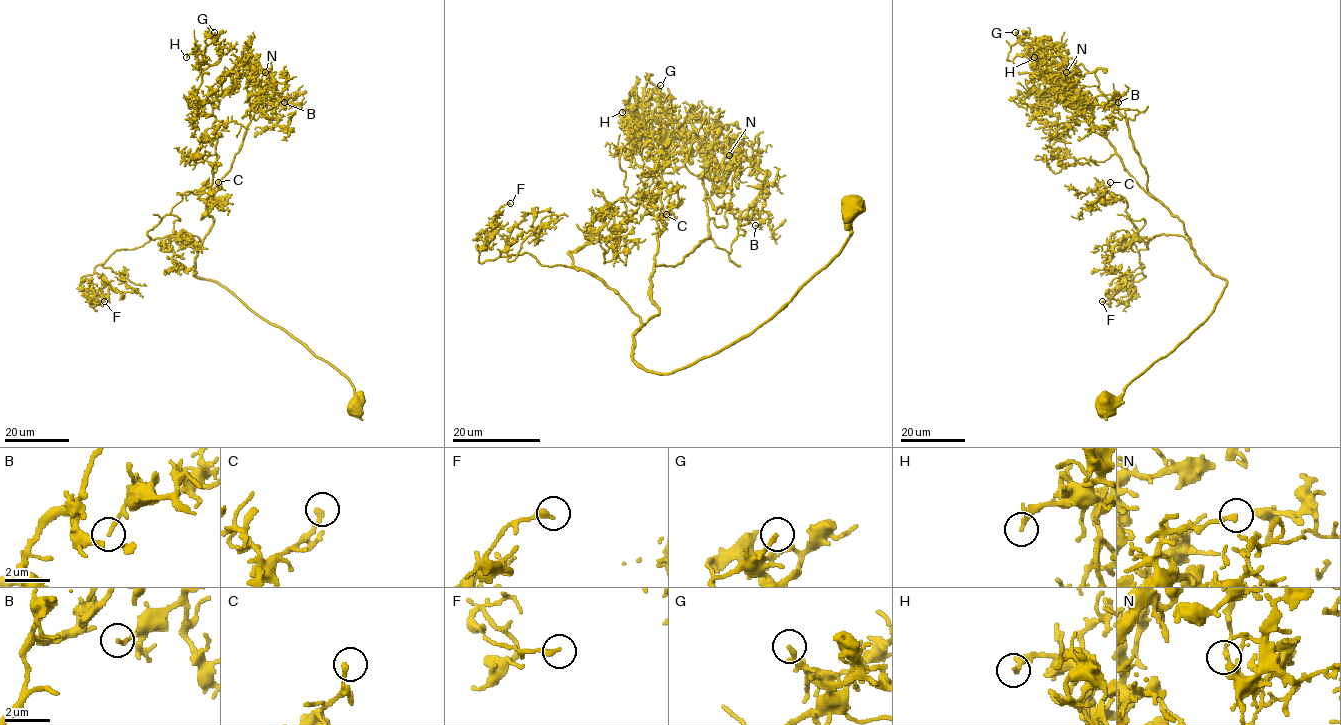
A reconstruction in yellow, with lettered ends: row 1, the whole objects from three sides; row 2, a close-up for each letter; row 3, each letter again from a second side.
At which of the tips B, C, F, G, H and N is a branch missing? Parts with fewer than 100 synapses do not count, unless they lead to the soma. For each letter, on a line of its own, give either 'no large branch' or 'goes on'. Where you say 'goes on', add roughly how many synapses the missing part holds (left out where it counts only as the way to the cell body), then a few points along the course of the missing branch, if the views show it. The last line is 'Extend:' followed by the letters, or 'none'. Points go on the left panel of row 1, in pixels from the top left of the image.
B: no large branch
C: no large branch
F: no large branch
G: no large branch
H: no large branch
N: no large branch
Extend: none

